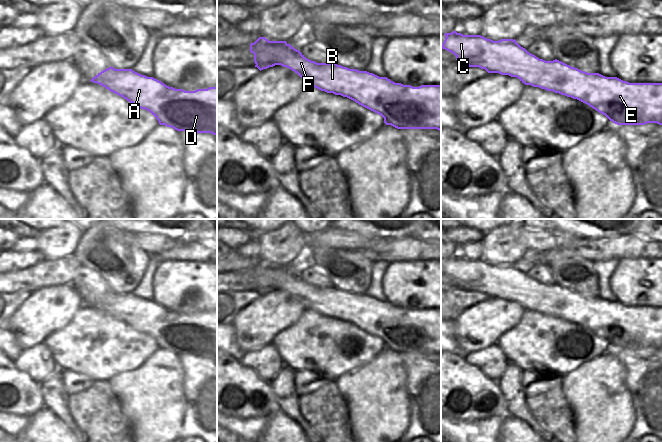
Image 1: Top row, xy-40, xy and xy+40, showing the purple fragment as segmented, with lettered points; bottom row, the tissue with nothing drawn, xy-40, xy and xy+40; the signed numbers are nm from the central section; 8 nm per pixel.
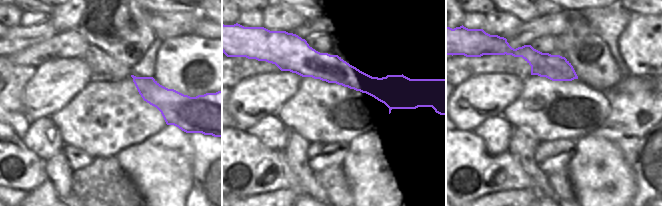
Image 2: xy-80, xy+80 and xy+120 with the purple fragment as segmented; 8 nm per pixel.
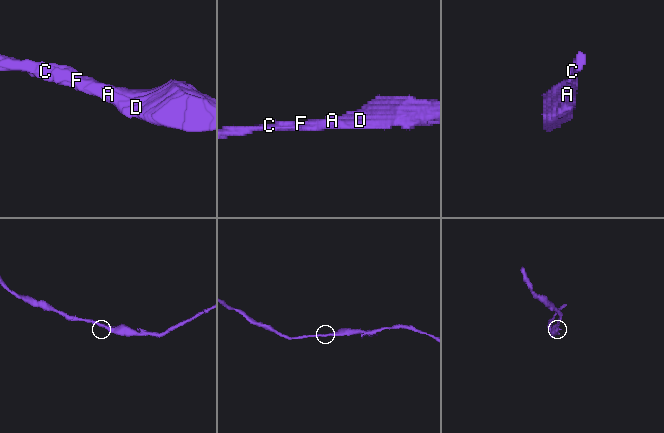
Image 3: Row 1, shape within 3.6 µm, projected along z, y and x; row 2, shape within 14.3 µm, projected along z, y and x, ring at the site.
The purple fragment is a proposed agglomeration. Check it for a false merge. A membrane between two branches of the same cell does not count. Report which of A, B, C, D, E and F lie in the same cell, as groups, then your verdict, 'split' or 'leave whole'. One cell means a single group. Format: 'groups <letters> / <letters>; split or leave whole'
groups A B C D E F; leave whole

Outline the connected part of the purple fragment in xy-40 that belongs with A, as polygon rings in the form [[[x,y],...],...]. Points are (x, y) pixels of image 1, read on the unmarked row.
[[[112,290],[90,305],[149,335],[160,349],[217,359],[217,311],[185,315],[132,293]]]

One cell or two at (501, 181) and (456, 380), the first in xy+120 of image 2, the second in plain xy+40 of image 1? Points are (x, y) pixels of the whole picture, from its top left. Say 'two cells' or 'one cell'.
one cell

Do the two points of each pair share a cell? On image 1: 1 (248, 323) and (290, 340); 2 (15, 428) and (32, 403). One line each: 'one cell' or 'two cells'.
1: two cells
2: two cells

